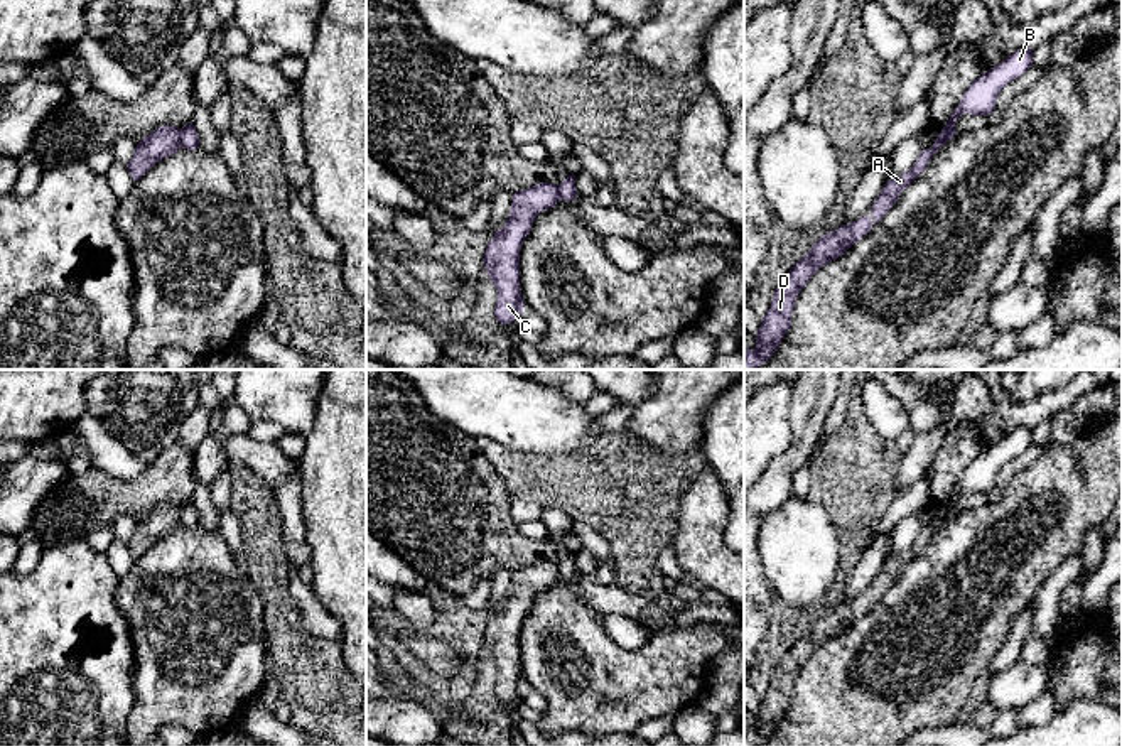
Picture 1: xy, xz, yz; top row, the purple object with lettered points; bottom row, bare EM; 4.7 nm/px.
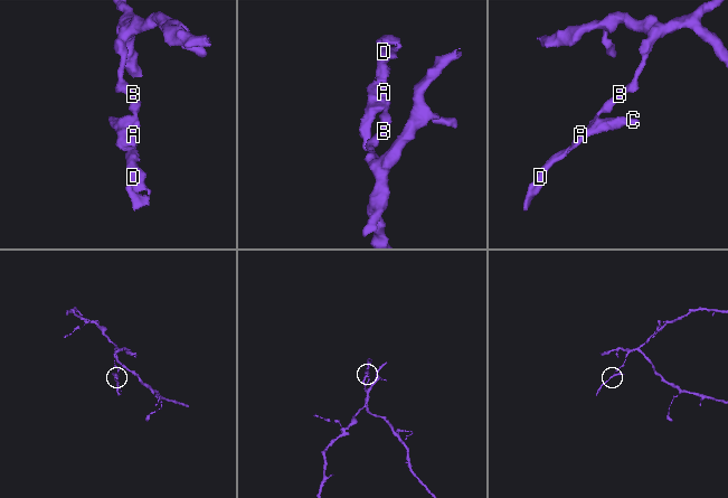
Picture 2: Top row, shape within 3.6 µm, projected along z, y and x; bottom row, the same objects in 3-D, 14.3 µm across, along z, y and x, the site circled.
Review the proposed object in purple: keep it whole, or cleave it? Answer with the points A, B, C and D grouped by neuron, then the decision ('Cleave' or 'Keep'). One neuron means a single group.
Groups: A C D / B. Cleave

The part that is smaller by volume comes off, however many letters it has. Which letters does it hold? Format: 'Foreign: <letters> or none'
Foreign: A, C, D

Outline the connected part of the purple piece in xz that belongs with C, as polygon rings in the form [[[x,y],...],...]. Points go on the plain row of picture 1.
[[[548,560],[515,570],[504,604],[486,623],[483,641],[498,668],[494,694],[501,702],[511,702],[523,692],[520,630],[535,596],[558,579],[558,564]]]

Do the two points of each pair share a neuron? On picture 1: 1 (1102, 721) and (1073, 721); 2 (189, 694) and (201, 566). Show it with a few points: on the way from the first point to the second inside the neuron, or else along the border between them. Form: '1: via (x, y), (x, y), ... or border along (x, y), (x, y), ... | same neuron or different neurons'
1: via (1095, 723), (1080, 723) | same neuron
2: via (196, 662), (196, 598) | same neuron

